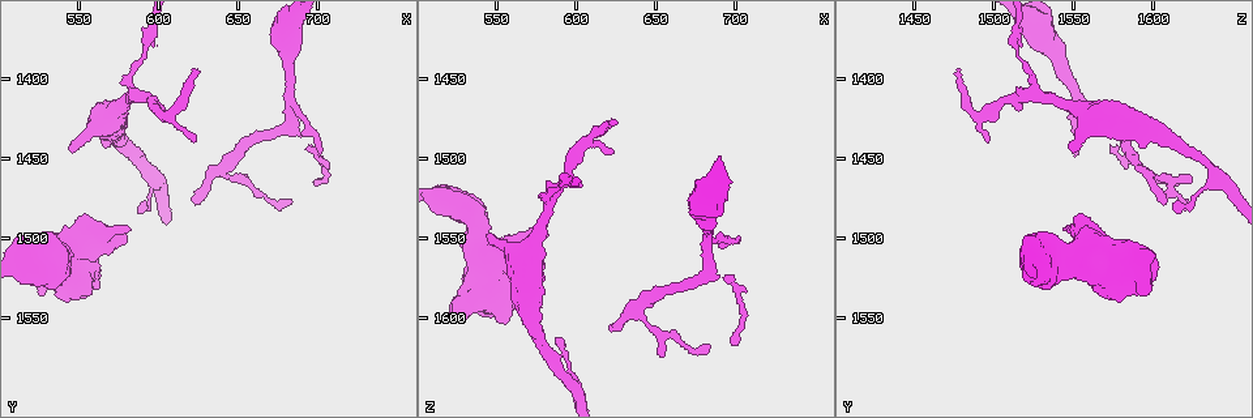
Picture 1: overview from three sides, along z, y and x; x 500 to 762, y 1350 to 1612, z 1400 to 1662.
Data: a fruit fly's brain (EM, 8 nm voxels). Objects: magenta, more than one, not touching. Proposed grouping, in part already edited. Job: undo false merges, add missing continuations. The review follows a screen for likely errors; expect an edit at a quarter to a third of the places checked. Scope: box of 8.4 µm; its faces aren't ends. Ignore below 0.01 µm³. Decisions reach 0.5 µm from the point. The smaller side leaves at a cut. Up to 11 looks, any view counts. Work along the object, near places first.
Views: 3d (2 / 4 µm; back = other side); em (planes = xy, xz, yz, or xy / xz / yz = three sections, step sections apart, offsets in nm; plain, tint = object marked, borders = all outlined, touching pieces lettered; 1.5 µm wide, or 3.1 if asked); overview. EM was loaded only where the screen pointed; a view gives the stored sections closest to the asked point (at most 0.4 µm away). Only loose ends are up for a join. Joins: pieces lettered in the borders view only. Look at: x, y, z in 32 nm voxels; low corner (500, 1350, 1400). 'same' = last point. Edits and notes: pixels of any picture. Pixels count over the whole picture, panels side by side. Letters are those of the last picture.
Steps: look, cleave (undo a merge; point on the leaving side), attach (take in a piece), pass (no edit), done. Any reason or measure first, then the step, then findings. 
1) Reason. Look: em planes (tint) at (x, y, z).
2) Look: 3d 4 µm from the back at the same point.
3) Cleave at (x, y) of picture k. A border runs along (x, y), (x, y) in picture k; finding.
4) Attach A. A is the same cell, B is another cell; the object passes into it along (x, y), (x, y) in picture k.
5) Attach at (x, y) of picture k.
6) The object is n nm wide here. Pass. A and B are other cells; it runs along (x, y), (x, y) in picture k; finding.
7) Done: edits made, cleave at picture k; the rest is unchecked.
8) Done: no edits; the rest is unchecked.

Look: em planes (tint) at (542, 1442, 1548).

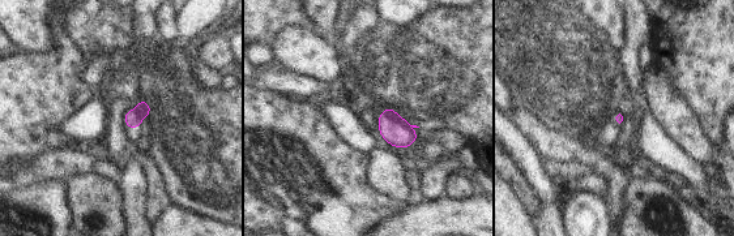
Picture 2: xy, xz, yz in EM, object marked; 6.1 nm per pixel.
See the neighbours. Look: em planes (borders) at the same point.

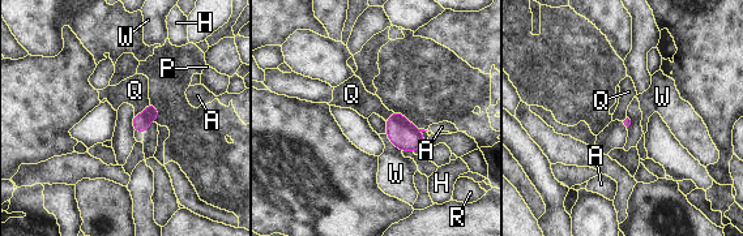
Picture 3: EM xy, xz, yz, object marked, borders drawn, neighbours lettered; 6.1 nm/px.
Pass. A, H, P, Q, R and W are other cells; a border runs along (149, 102), (135, 116) in picture 3; no lettered piece goes on from it.

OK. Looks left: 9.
Arms part here. Look: 3d 2 µm at (584, 1410, 1526).

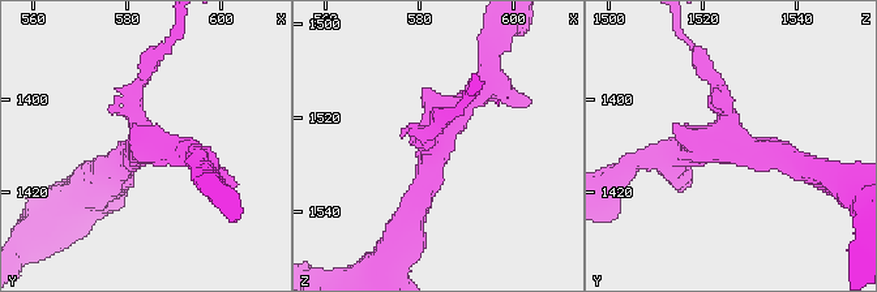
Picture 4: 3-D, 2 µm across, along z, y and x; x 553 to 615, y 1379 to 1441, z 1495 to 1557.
Look: em planes (borders) at (583, 1409, 1527).

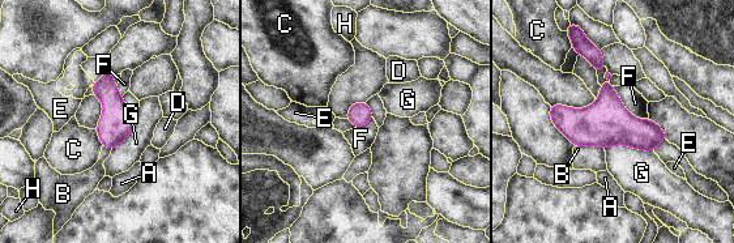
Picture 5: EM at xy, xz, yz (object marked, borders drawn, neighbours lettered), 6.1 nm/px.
Pass. A, B, C, D, E, F, G and H are other cells; a border runs along (611, 86), (630, 113), (648, 119) in picture 5; continuous, no second cell.

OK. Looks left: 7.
Thin end. Look: em planes (tint) at (698, 1448, 1550).

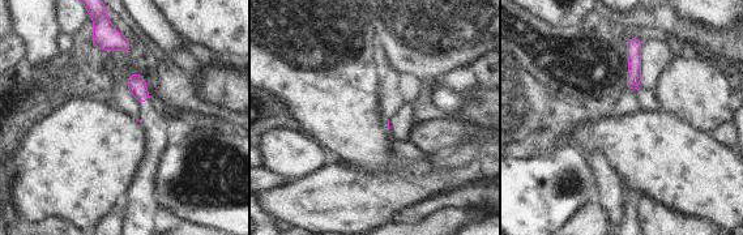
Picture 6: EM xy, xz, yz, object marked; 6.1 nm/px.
What lies round it. Look: em planes (borders) at the same point.

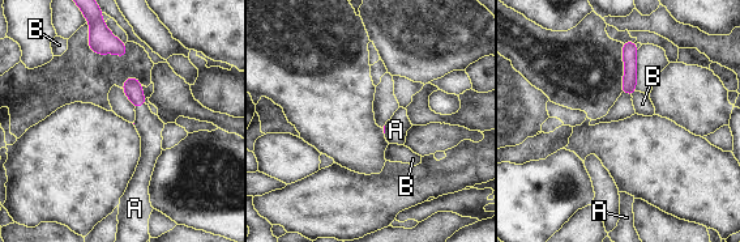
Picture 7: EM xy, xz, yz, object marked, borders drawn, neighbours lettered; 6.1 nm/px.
Attach A. A is the same cell, B is another cell; the object passes into it along (132, 88), (140, 105), (149, 126) in picture 7; it goes on there.

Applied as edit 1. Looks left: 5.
An open end. Look: 3d 4 µm at (650, 1462, 1622).

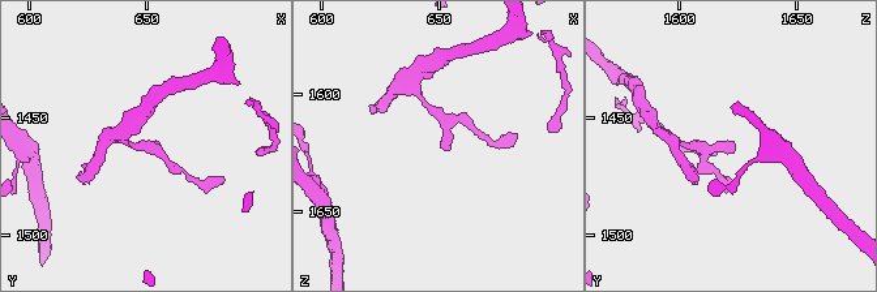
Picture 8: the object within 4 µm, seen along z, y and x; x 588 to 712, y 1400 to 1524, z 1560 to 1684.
Need the tissue. Look: em planes (borders) at (651, 1461, 1622).

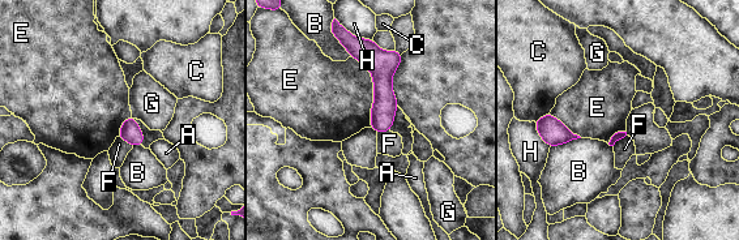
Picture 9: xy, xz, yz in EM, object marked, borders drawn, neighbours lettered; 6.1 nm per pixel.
The longest contact is with E, 460 nm. Pass. A, B, C, E, F, G and H are other cells; none of them fits.

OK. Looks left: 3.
Branch stops here. Look: em xz step 4 (tint) at (582, 1494, 1548).

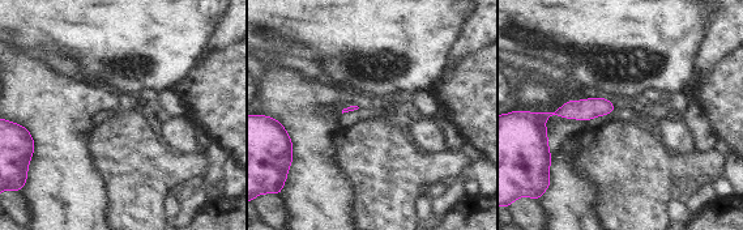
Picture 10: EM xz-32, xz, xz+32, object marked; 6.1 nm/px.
Cut it another way. Look: em planes (borders) at the same point.

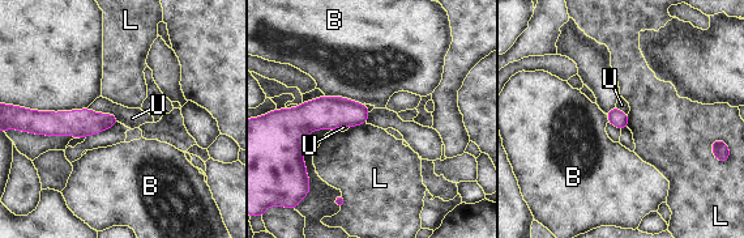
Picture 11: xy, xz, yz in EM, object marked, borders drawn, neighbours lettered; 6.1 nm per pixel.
Pass. B, L and U are other cells; it runs along (43, 114), (51, 122), (114, 120) in picture 11; no lettered piece goes on from it.

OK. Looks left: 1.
Done: edits made, attach at picture 7; the rest is unchecked.

